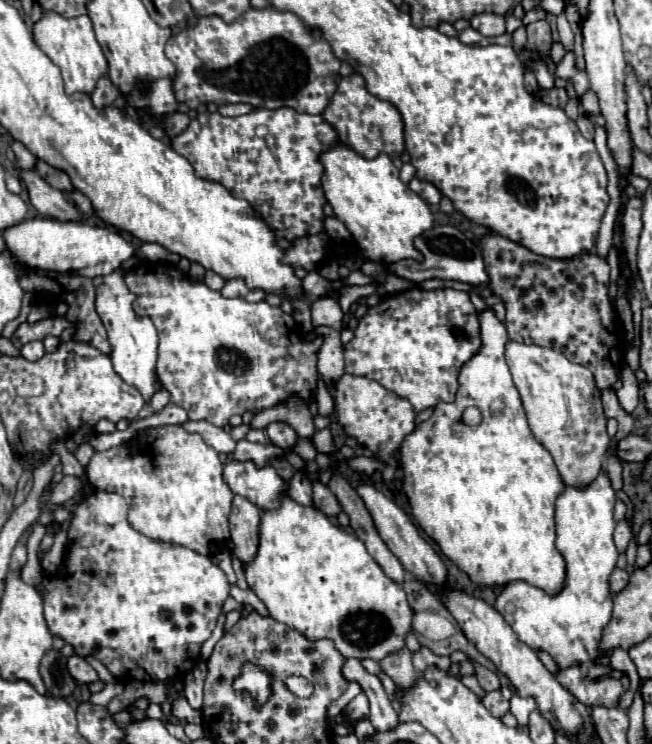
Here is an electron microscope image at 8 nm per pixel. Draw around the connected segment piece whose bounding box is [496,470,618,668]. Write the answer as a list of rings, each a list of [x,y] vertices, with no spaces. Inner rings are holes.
[[[606,470],[600,472],[600,476],[586,488],[572,488],[566,486],[566,490],[556,500],[556,548],[566,560],[566,584],[560,594],[548,596],[544,590],[530,586],[526,582],[510,582],[502,594],[496,598],[496,610],[504,616],[504,620],[510,624],[510,628],[518,634],[518,640],[528,644],[532,650],[544,650],[548,652],[560,668],[568,666],[580,666],[580,664],[594,664],[594,660],[600,654],[600,640],[602,630],[612,618],[612,594],[610,594],[610,574],[616,568],[618,550],[612,540],[614,532],[614,502],[616,494],[610,486]]]

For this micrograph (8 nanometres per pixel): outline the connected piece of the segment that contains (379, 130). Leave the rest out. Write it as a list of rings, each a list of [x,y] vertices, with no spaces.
[[[352,74],[340,80],[338,90],[324,112],[324,118],[332,122],[332,126],[336,126],[340,142],[366,160],[372,160],[378,154],[388,154],[390,158],[396,158],[404,152],[404,122],[400,112],[394,104],[374,98],[366,90],[366,82],[360,74]]]

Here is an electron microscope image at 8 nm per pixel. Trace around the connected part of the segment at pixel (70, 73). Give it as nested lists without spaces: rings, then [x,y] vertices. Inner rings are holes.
[[[44,12],[44,16],[34,24],[32,34],[38,48],[62,70],[62,78],[64,78],[64,86],[68,94],[72,92],[92,94],[98,78],[102,78],[108,72],[106,56],[94,36],[92,20],[88,16],[62,18],[56,12]]]

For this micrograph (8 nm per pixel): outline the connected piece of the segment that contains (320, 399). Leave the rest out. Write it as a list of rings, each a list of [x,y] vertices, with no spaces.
[[[319,375],[316,402],[318,406],[318,413],[322,416],[331,416],[334,412],[334,398],[332,397],[328,386],[323,378]]]

